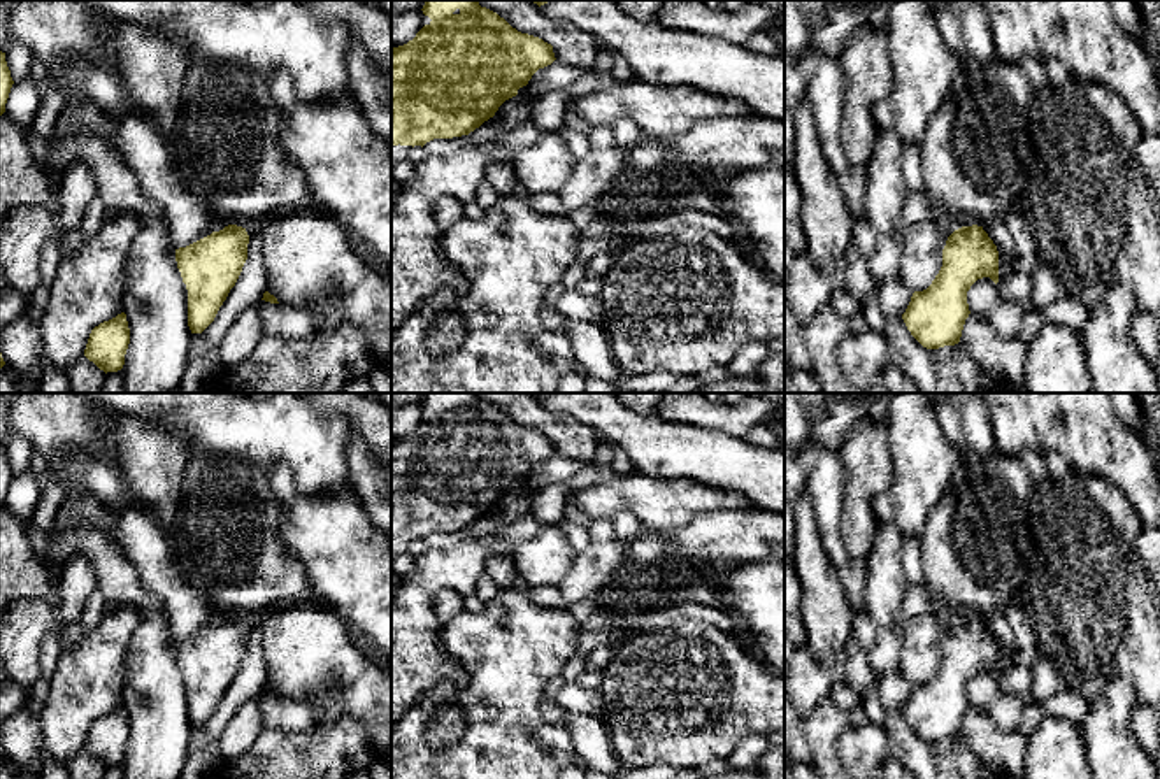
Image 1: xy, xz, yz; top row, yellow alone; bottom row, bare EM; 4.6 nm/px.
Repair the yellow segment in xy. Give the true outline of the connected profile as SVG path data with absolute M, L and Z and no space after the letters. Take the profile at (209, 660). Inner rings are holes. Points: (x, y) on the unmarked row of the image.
M228 618L219 625L175 642L175 654L188 683L188 719L202 726L235 679L247 653L246 621Z

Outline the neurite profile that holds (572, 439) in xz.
M479 393L479 398L497 405L518 425L551 437L556 453L593 463L597 433L583 423L549 412L532 393Z

